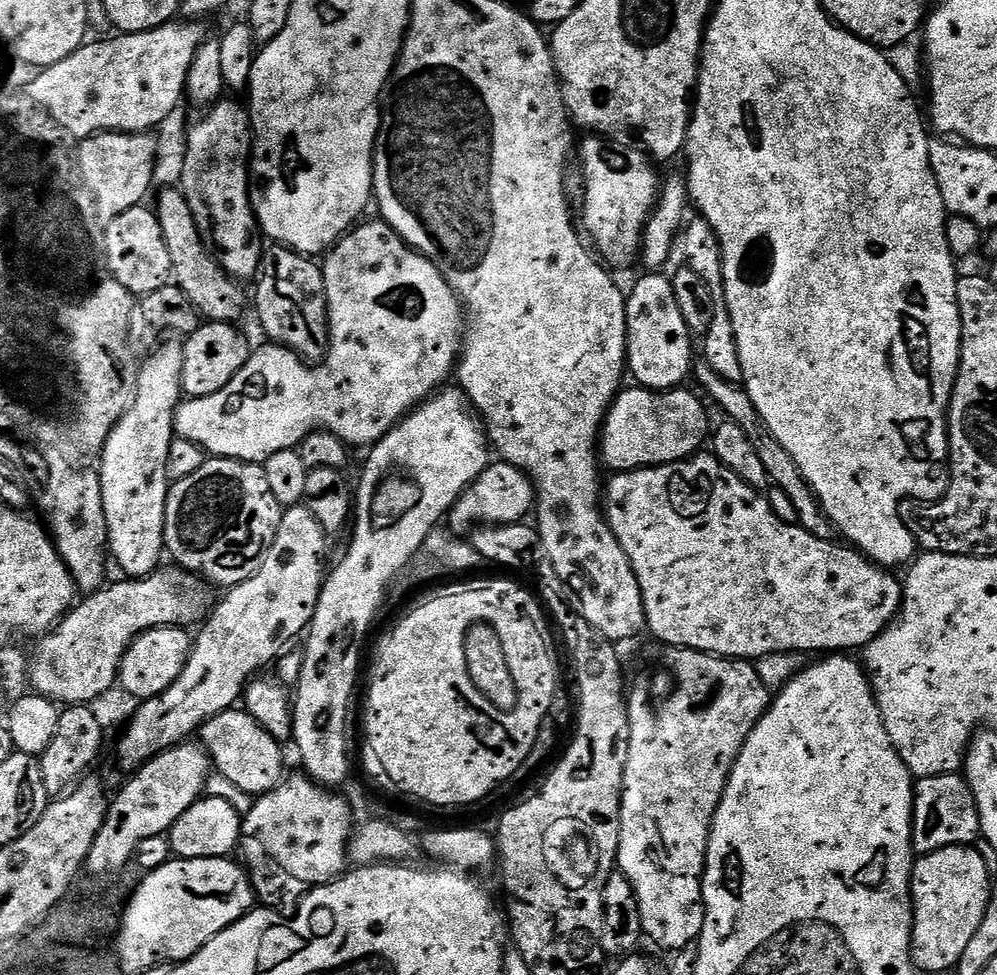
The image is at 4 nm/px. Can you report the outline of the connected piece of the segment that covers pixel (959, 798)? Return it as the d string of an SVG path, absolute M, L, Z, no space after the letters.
M963 775L922 776L915 781L912 797L912 850L923 854L946 846L972 846L981 839L980 815Z

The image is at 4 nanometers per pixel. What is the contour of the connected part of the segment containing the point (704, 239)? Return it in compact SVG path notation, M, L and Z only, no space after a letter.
M702 218L695 219L689 219L685 223L682 235L678 240L678 248L679 251L680 248L684 251L683 263L690 270L694 270L694 274L698 274L698 278L702 278L702 282L706 282L706 286L710 286L710 294L714 294L714 322L710 322L710 330L706 330L706 334L702 337L702 344L704 344L702 360L703 363L710 366L710 370L714 370L714 374L720 374L726 382L740 384L744 375L742 374L742 362L738 358L738 342L734 334L734 322L730 318L724 297L722 250L711 226Z

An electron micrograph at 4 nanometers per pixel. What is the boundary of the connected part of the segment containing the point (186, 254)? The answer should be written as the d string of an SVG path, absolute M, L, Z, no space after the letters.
M179 187L162 189L160 197L157 198L156 204L154 203L154 211L166 244L166 254L170 256L171 279L191 304L192 311L197 317L214 324L236 322L244 308L244 296L240 293L241 285L217 264L216 257L204 247L192 211L188 204L184 203L184 194Z

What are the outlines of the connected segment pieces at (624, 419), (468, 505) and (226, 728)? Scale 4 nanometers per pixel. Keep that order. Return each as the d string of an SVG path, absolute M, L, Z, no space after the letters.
M625 387L612 401L598 441L598 456L609 473L633 472L674 461L691 459L710 434L703 404L687 388L653 392L651 388Z
M492 462L485 468L483 474L458 497L446 520L448 524L452 523L450 528L453 533L464 531L467 533L477 526L518 524L527 517L524 516L527 512L529 515L533 511L535 502L536 489L532 487L532 480L524 472L512 464Z
M228 709L203 725L198 733L215 771L251 796L264 795L283 783L284 758L281 743L266 733L245 709Z

